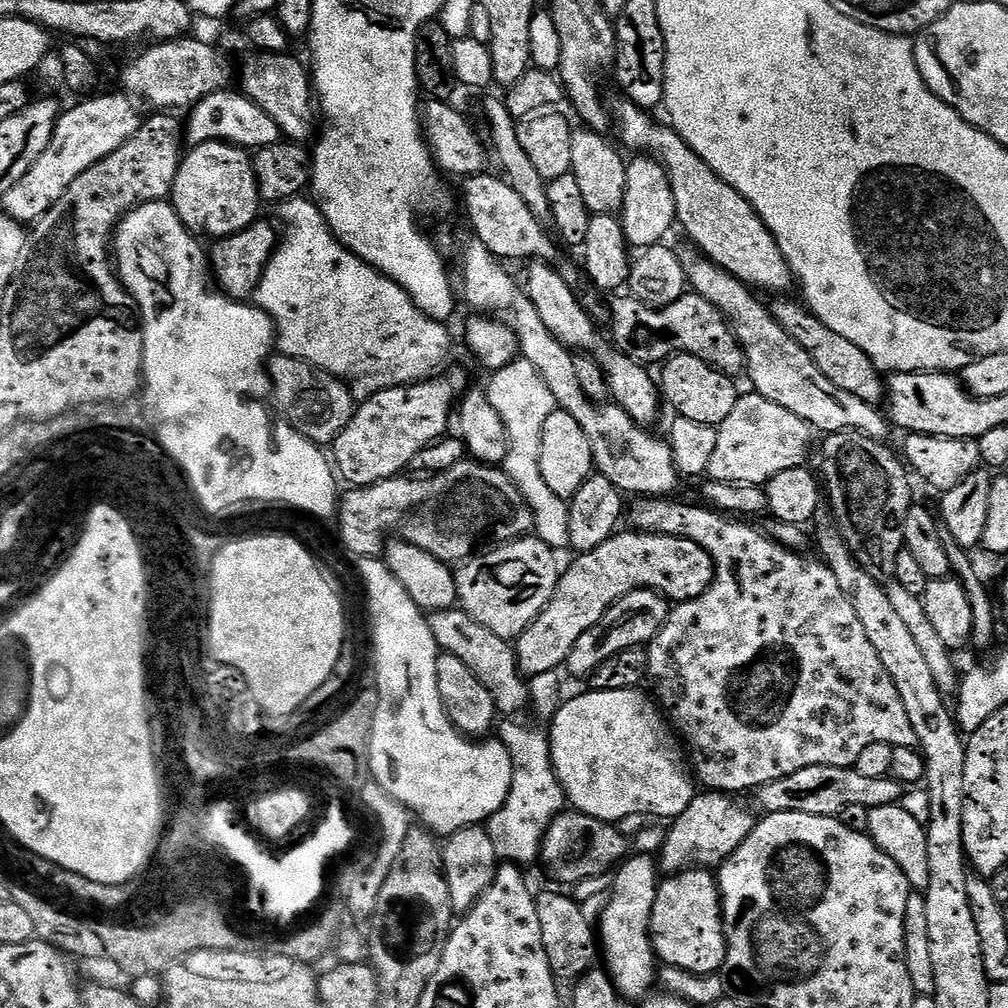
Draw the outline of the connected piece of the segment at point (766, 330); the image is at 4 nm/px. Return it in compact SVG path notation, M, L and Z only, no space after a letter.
M688 242L685 245L679 249L679 254L689 289L706 298L706 302L713 304L732 325L733 334L744 348L746 377L756 387L753 388L755 395L770 398L770 402L778 402L778 406L790 410L790 414L798 414L798 418L805 420L817 433L860 432L881 442L889 439L890 421L879 407L862 402L862 398L854 398L854 394L846 394L846 390L838 390L838 386L814 366L814 358L778 326L771 307L763 304L749 285L723 272L695 244Z

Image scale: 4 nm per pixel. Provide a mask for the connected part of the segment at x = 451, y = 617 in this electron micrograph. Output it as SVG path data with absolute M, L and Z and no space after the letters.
M463 610L431 613L428 625L436 639L437 649L454 654L454 658L462 658L462 662L474 670L478 682L490 690L490 698L494 698L497 713L512 718L520 714L516 712L529 707L528 685L525 677L520 675L520 668L516 665L516 650L509 641L494 634L494 630L486 630L486 626L470 618L470 614Z

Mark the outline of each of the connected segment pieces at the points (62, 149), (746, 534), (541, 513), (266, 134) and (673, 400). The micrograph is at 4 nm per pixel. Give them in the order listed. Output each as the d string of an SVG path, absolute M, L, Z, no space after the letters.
M127 95L96 96L84 98L81 104L72 109L61 111L60 121L56 123L54 134L50 138L50 146L42 150L38 162L30 166L30 170L2 198L3 211L21 224L31 225L51 206L53 200L62 198L62 194L82 174L98 163L102 158L118 150L140 129L142 116L136 113L137 105Z
M636 498L630 504L630 516L632 512L631 527L638 532L649 532L650 534L658 534L659 536L677 536L678 538L686 538L690 542L694 542L698 546L702 546L702 550L706 550L710 554L710 558L716 564L718 569L718 588L720 584L720 592L712 590L707 593L705 602L692 602L687 605L688 612L669 611L666 622L661 626L660 633L655 636L652 643L647 645L648 653L648 675L647 679L652 680L651 691L654 693L655 699L658 701L659 707L662 709L663 715L666 717L669 725L678 733L679 739L686 745L687 755L690 757L691 767L694 769L694 776L705 789L714 792L723 792L725 794L740 794L736 792L748 792L761 788L766 782L774 782L778 778L786 778L786 774L794 774L794 770L806 770L806 766L838 766L839 768L850 768L858 762L858 754L862 754L862 750L866 750L866 746L874 746L874 742L882 742L889 744L892 748L916 748L918 745L918 734L914 734L914 726L910 726L910 718L906 718L906 706L902 706L902 698L898 695L898 686L894 686L894 682L890 678L890 674L886 674L886 666L882 666L882 658L878 658L878 653L874 650L874 645L870 643L870 637L866 634L862 622L858 622L858 614L854 614L854 606L850 606L850 598L846 598L846 594L842 594L842 586L838 586L838 578L834 578L834 574L828 569L828 565L819 559L811 560L808 556L800 556L799 551L783 548L779 542L772 539L771 536L760 532L756 528L751 528L751 523L741 522L736 518L729 518L725 513L717 512L707 506L696 504L683 504L677 498Z
M523 358L515 359L504 369L493 371L488 378L488 401L494 410L498 410L498 418L502 418L508 435L508 452L504 455L502 465L504 473L510 482L514 482L514 486L518 486L522 498L530 506L535 536L553 550L567 549L570 538L569 501L546 486L540 465L542 426L546 426L546 418L557 411L554 394L550 394L550 386L542 382L542 374L538 374L531 362Z
M239 90L210 94L197 104L193 104L187 116L186 140L187 143L189 140L189 145L192 146L220 140L223 144L236 144L245 150L259 150L271 144L279 144L282 140L278 122L274 122L274 118L270 118L270 114L262 110L262 106L255 104L250 97Z
M685 352L678 356L669 356L663 361L664 368L658 372L658 387L663 399L673 408L673 413L682 418L690 418L690 422L702 422L719 426L726 422L726 417L730 415L730 410L734 410L738 399L736 392L737 381L731 376L722 374L716 368L712 368L702 358L691 356Z

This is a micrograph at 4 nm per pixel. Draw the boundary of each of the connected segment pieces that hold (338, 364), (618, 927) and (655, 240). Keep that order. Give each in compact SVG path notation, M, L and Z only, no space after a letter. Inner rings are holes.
M301 194L292 197L291 200L283 201L279 208L281 218L288 223L288 229L285 232L283 229L282 239L277 243L276 252L268 259L268 265L265 266L262 278L258 282L254 293L255 307L267 312L270 319L272 319L274 325L274 344L278 349L279 355L298 358L302 362L313 364L316 368L328 372L331 376L337 376L352 389L353 396L357 398L367 398L387 388L401 388L403 384L416 384L419 380L427 380L437 375L443 369L440 367L443 366L444 359L447 358L448 351L452 348L452 336L448 333L449 325L430 318L412 301L410 293L402 290L402 286L398 286L392 279L378 271L377 268L354 255L346 247L343 240L332 233L315 199Z
M632 854L615 869L616 881L610 887L606 910L598 921L598 940L602 945L602 960L616 984L616 991L628 996L648 992L658 980L658 961L652 951L648 920L654 910L658 868L651 855ZM608 963L608 964L607 964ZM628 995L628 996L627 996Z
M636 154L627 161L626 190L624 191L624 207L622 223L627 243L633 249L643 250L661 243L671 228L676 224L676 203L674 190L670 186L670 178L664 165L647 154Z

